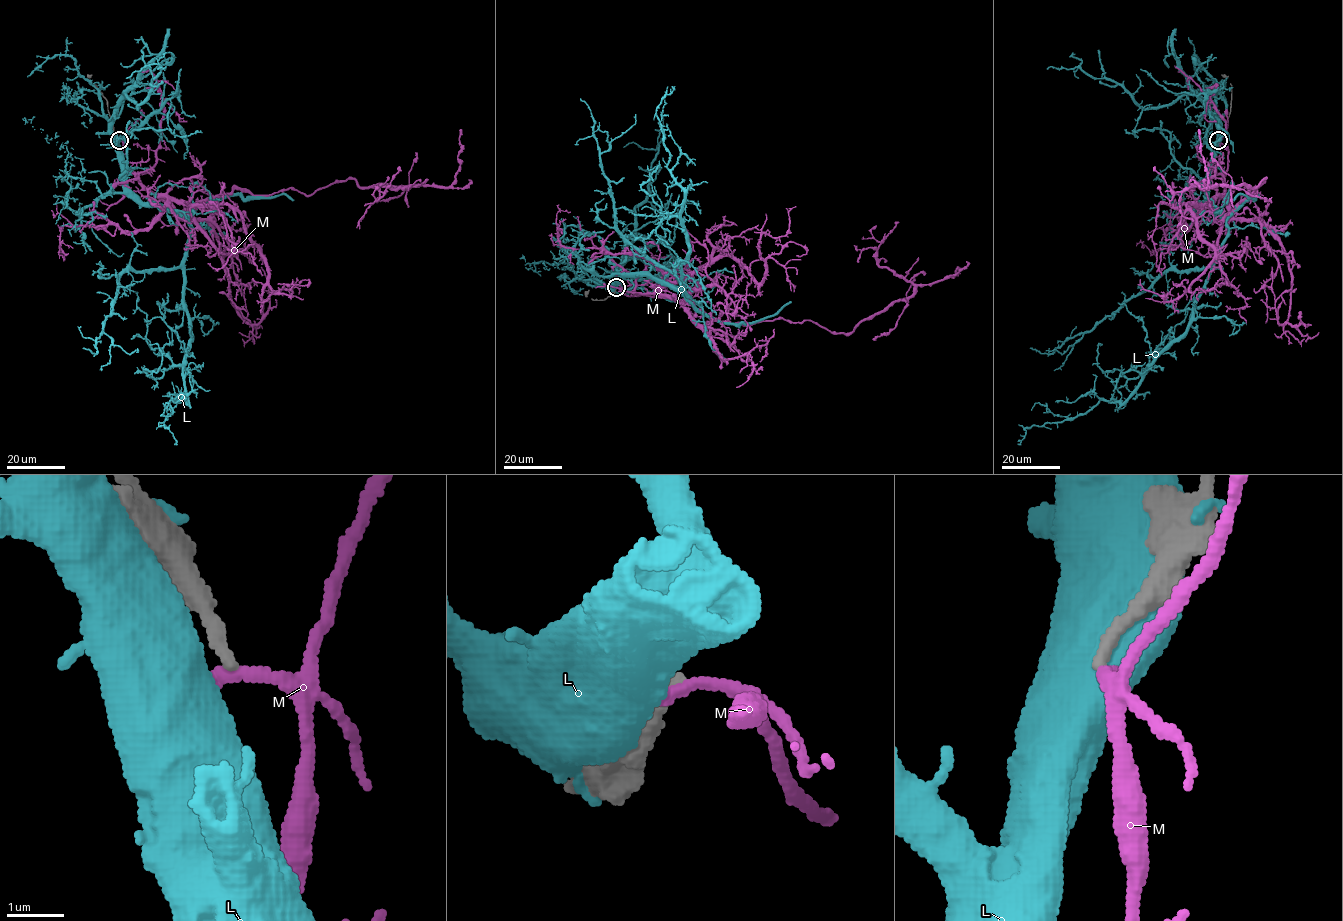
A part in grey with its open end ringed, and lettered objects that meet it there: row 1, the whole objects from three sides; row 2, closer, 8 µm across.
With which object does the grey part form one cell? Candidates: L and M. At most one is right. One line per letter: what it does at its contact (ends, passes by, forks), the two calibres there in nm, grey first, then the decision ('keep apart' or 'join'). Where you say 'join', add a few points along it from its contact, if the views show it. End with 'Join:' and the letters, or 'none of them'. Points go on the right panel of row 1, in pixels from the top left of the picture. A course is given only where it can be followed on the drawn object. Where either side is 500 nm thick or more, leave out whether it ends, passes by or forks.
L: calibres 300 and 750 nm; keep apart
M: it ends; calibres 240 and 260 nm; keep apart
Join: none of them

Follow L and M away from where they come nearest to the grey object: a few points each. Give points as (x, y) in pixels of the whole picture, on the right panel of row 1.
L: (1218, 140), (1207, 203), (1227, 237), (1187, 329), (1124, 402), (1101, 399), (1074, 417), (1027, 427), (1017, 444)
M: (1218, 140), (1225, 204), (1232, 213), (1265, 179), (1256, 187), (1174, 192), (1154, 166)

